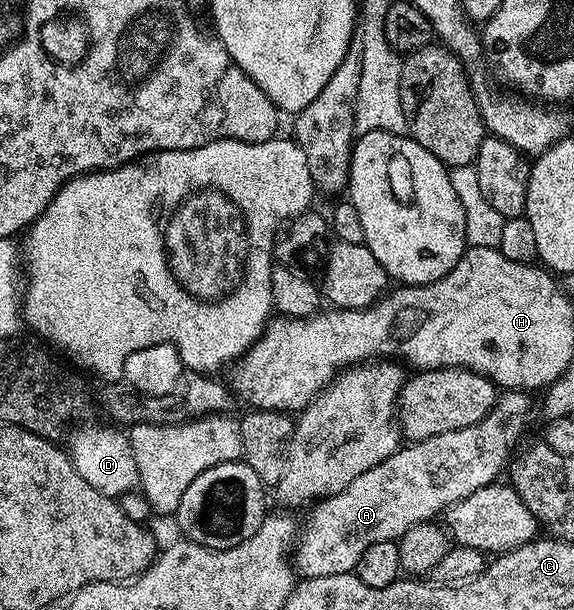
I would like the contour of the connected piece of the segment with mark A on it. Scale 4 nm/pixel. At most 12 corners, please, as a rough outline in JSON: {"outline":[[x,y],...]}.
{"outline":[[497,395],[482,422],[405,443],[311,509],[304,578],[351,572],[497,483],[528,420]]}

